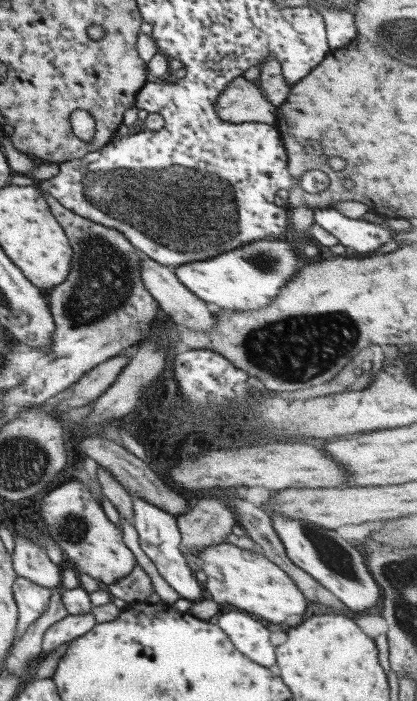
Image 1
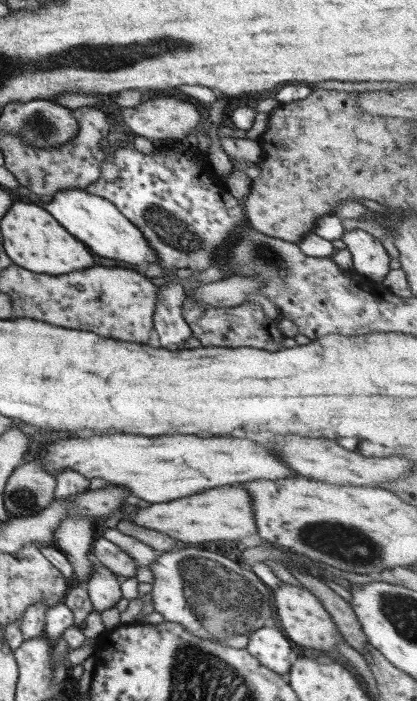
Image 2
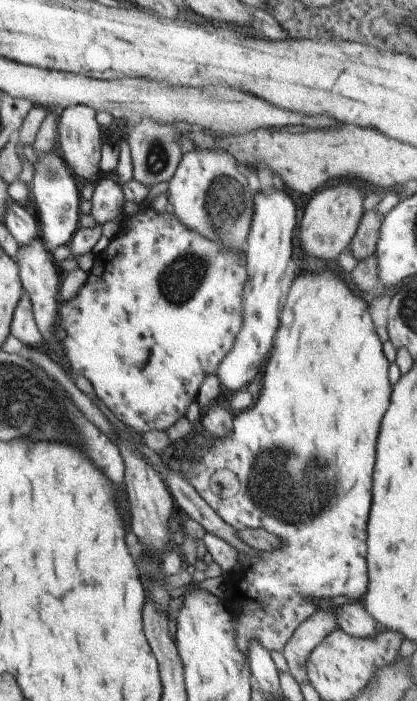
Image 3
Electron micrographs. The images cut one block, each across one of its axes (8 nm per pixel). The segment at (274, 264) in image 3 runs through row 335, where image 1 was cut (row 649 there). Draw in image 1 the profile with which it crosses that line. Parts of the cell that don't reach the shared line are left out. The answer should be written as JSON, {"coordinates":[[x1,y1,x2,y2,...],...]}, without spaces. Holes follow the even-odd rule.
{"coordinates":[[226,612,218,618,218,626,232,640,238,651,262,666,274,666,276,647,270,643,270,632,258,620,242,612]]}

